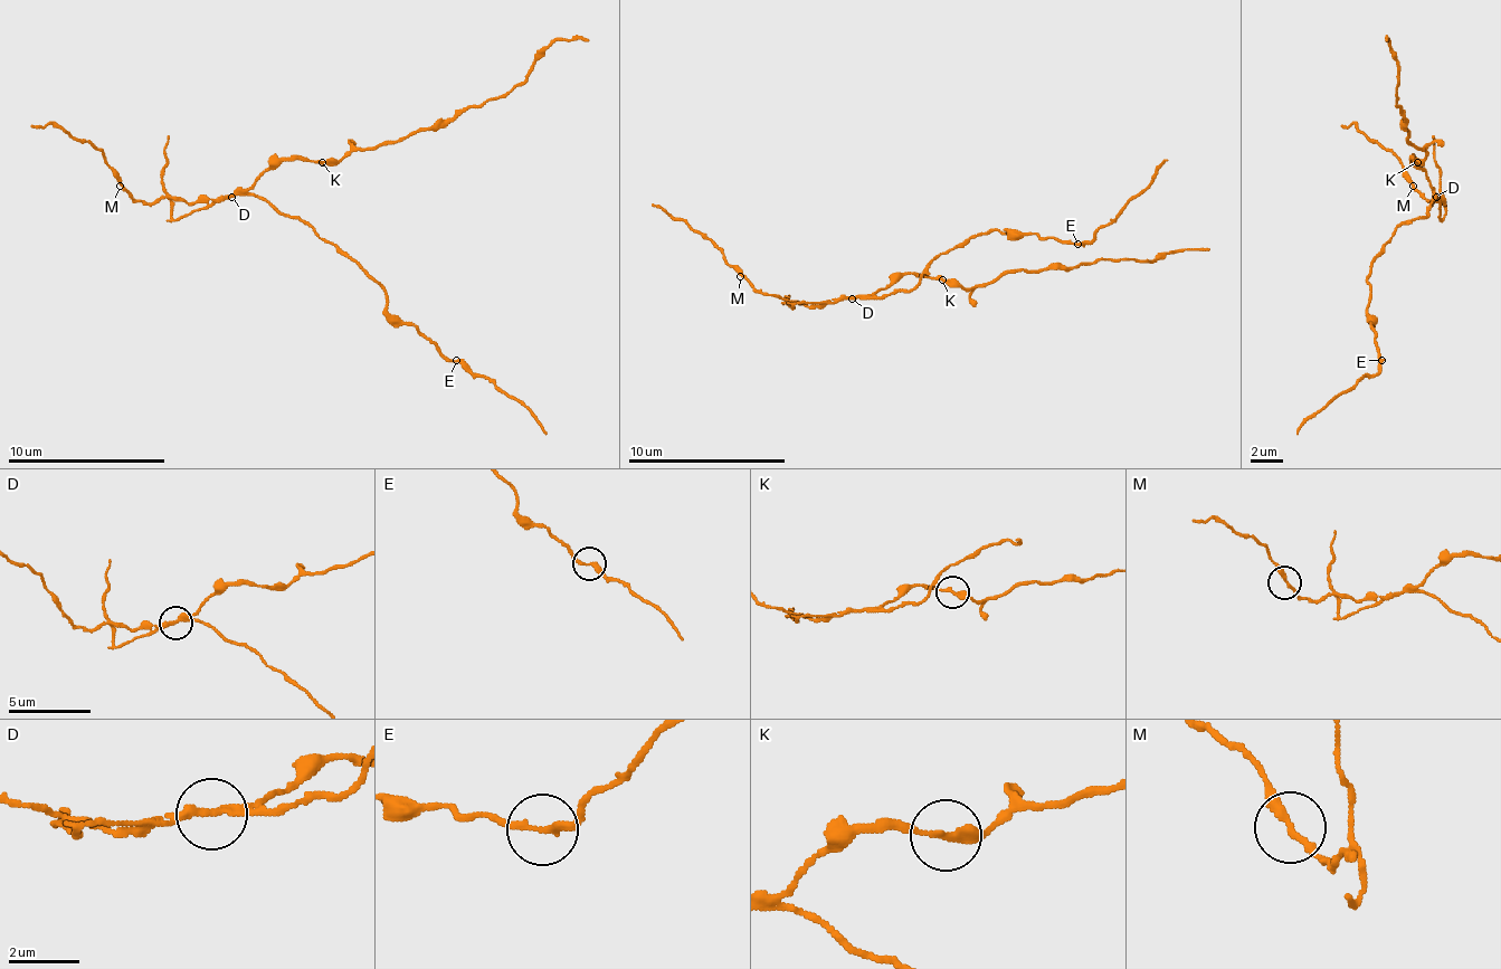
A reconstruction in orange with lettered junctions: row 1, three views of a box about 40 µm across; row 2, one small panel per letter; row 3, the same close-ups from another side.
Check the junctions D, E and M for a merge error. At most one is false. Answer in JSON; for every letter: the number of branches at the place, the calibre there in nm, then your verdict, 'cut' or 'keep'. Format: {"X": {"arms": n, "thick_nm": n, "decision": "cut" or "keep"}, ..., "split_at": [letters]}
{"D": {"arms": 2, "thick_nm": 240, "decision": "cut"}, "E": {"arms": 2, "thick_nm": 220, "decision": "keep"}, "M": {"arms": 2, "thick_nm": 200, "decision": "keep"}, "split_at": ["D"]}

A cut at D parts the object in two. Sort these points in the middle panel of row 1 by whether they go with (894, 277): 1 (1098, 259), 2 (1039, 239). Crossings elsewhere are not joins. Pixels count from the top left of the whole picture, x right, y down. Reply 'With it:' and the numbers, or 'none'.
With it: 1

